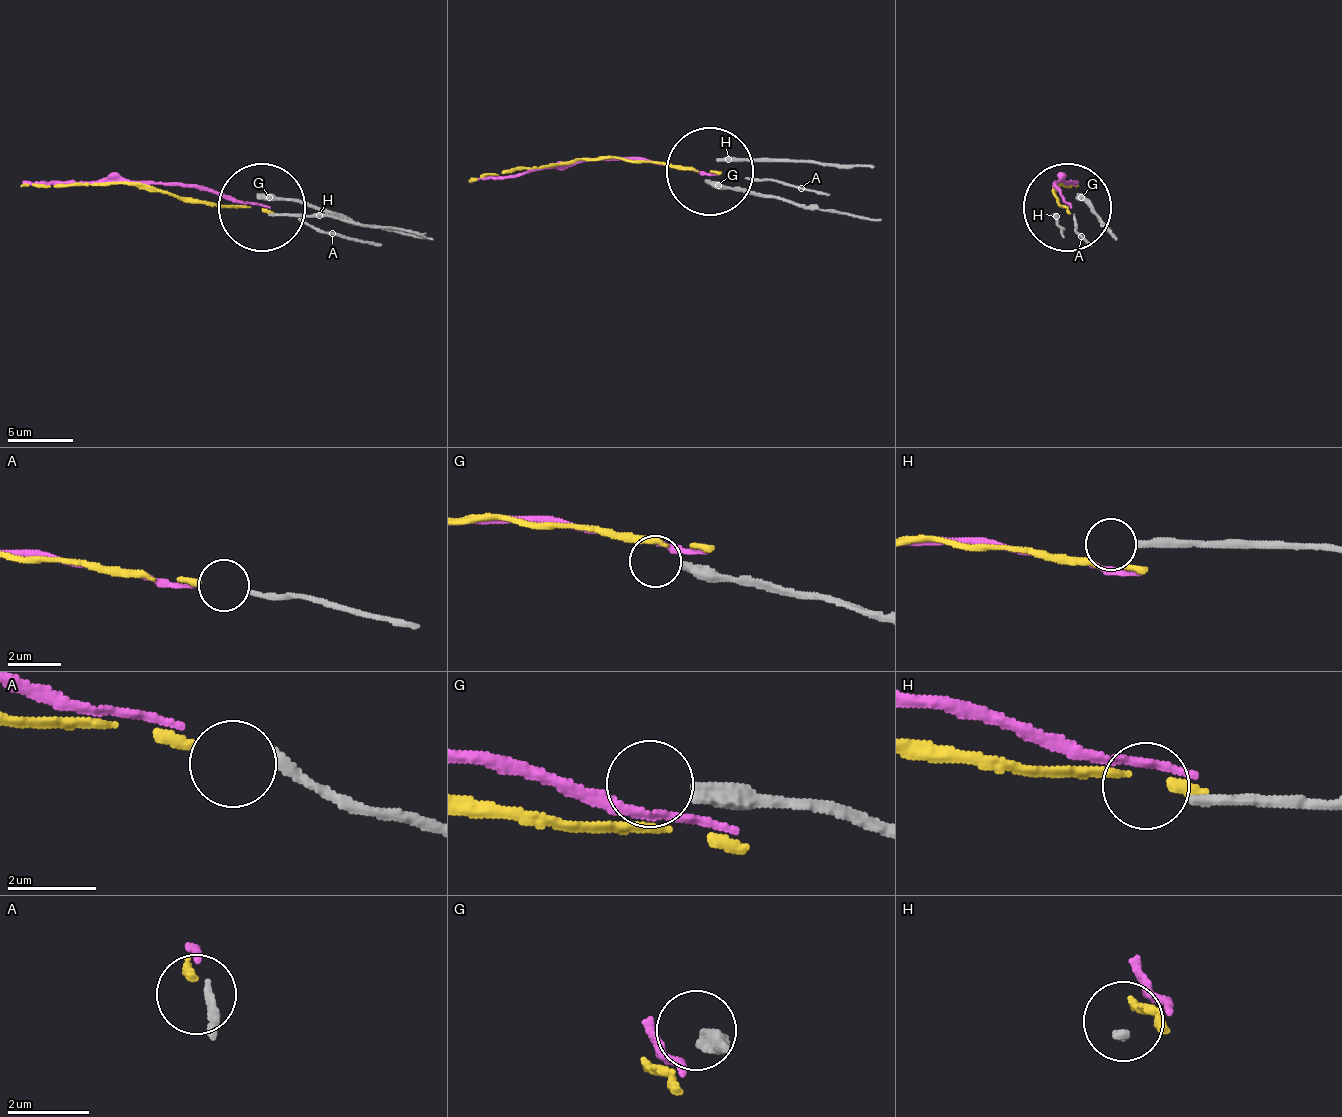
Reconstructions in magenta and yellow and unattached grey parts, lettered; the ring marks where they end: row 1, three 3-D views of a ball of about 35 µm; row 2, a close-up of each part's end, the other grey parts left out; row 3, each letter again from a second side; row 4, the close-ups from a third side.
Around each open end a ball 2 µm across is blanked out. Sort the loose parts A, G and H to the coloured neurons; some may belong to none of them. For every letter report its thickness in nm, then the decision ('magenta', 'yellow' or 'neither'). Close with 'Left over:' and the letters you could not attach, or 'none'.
A: 190 nm | yellow
G: 400 nm | neither
H: 280 nm | neither
Left over: G, H

